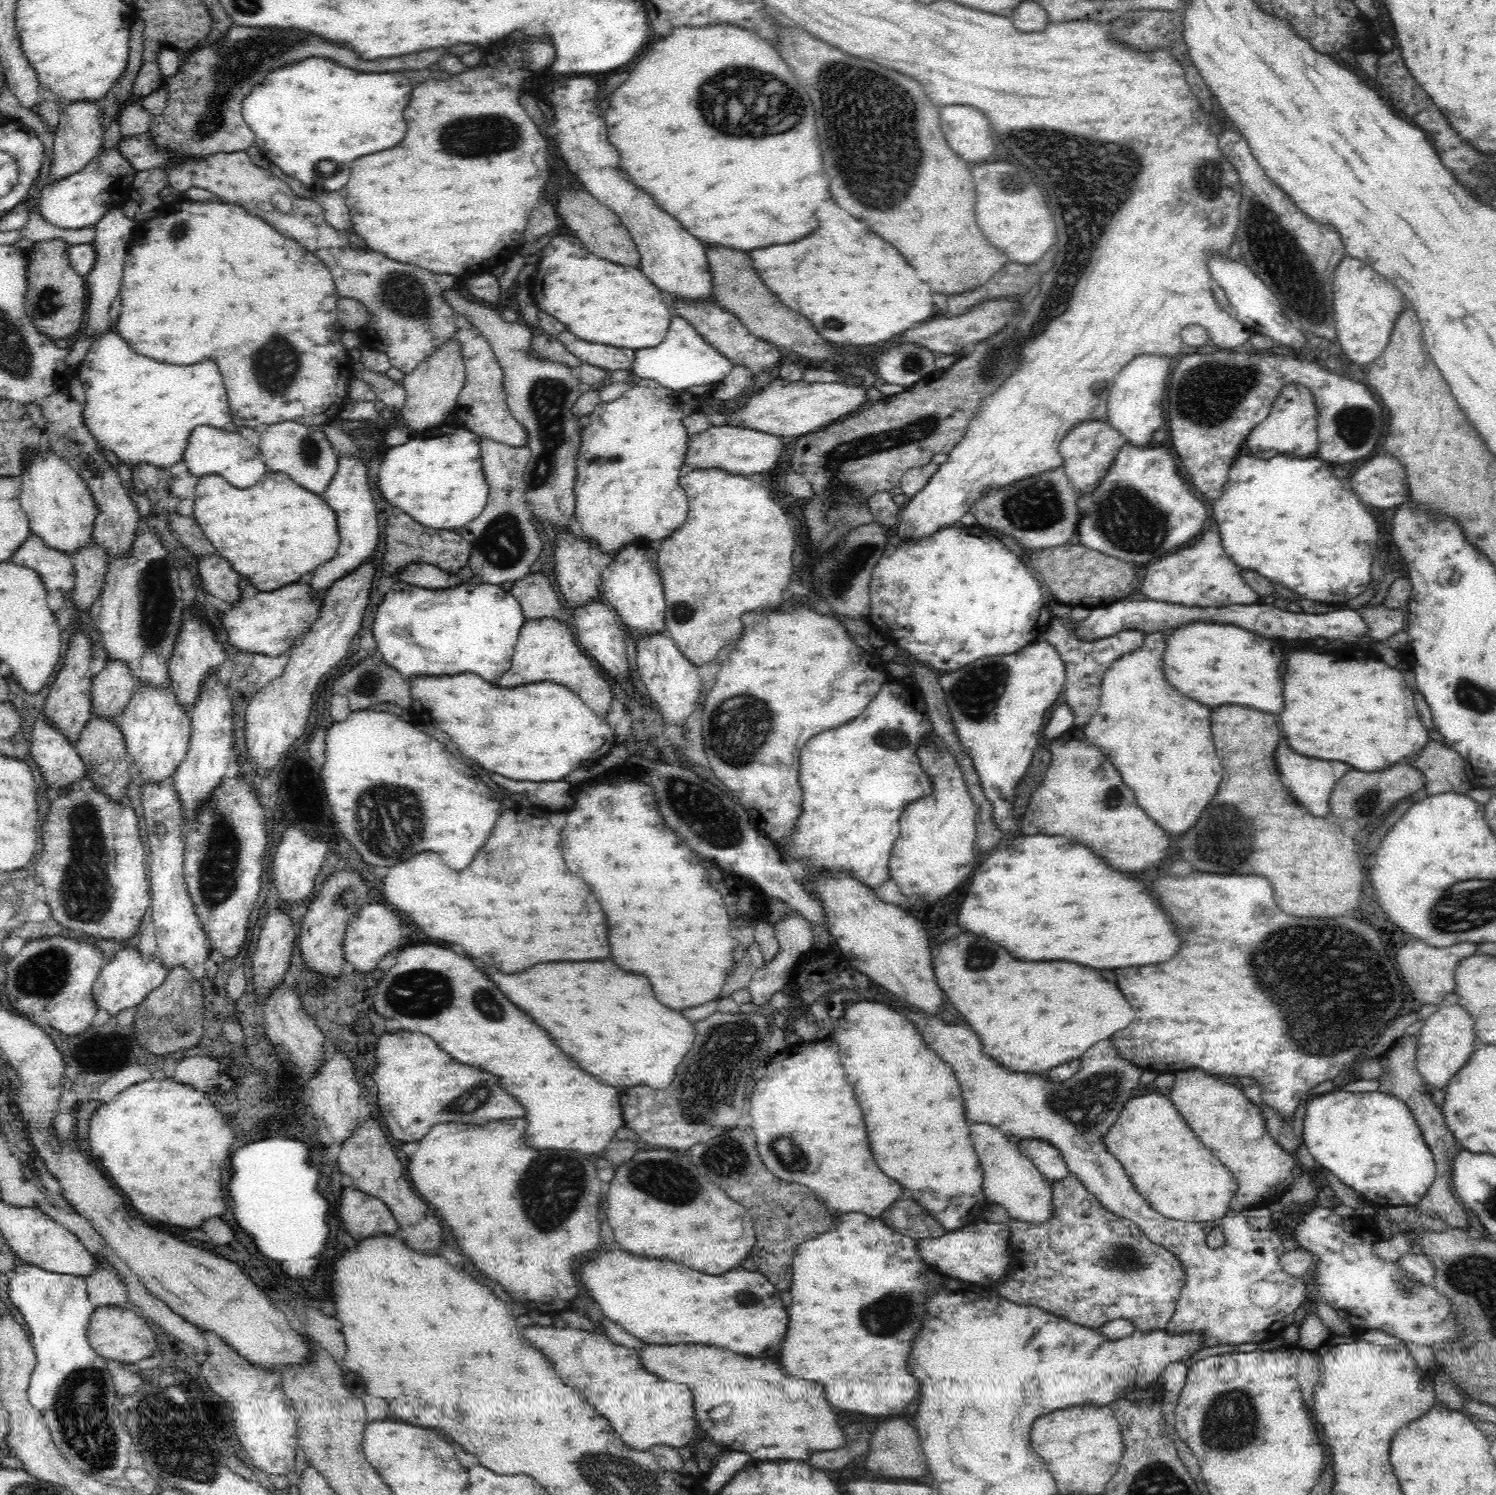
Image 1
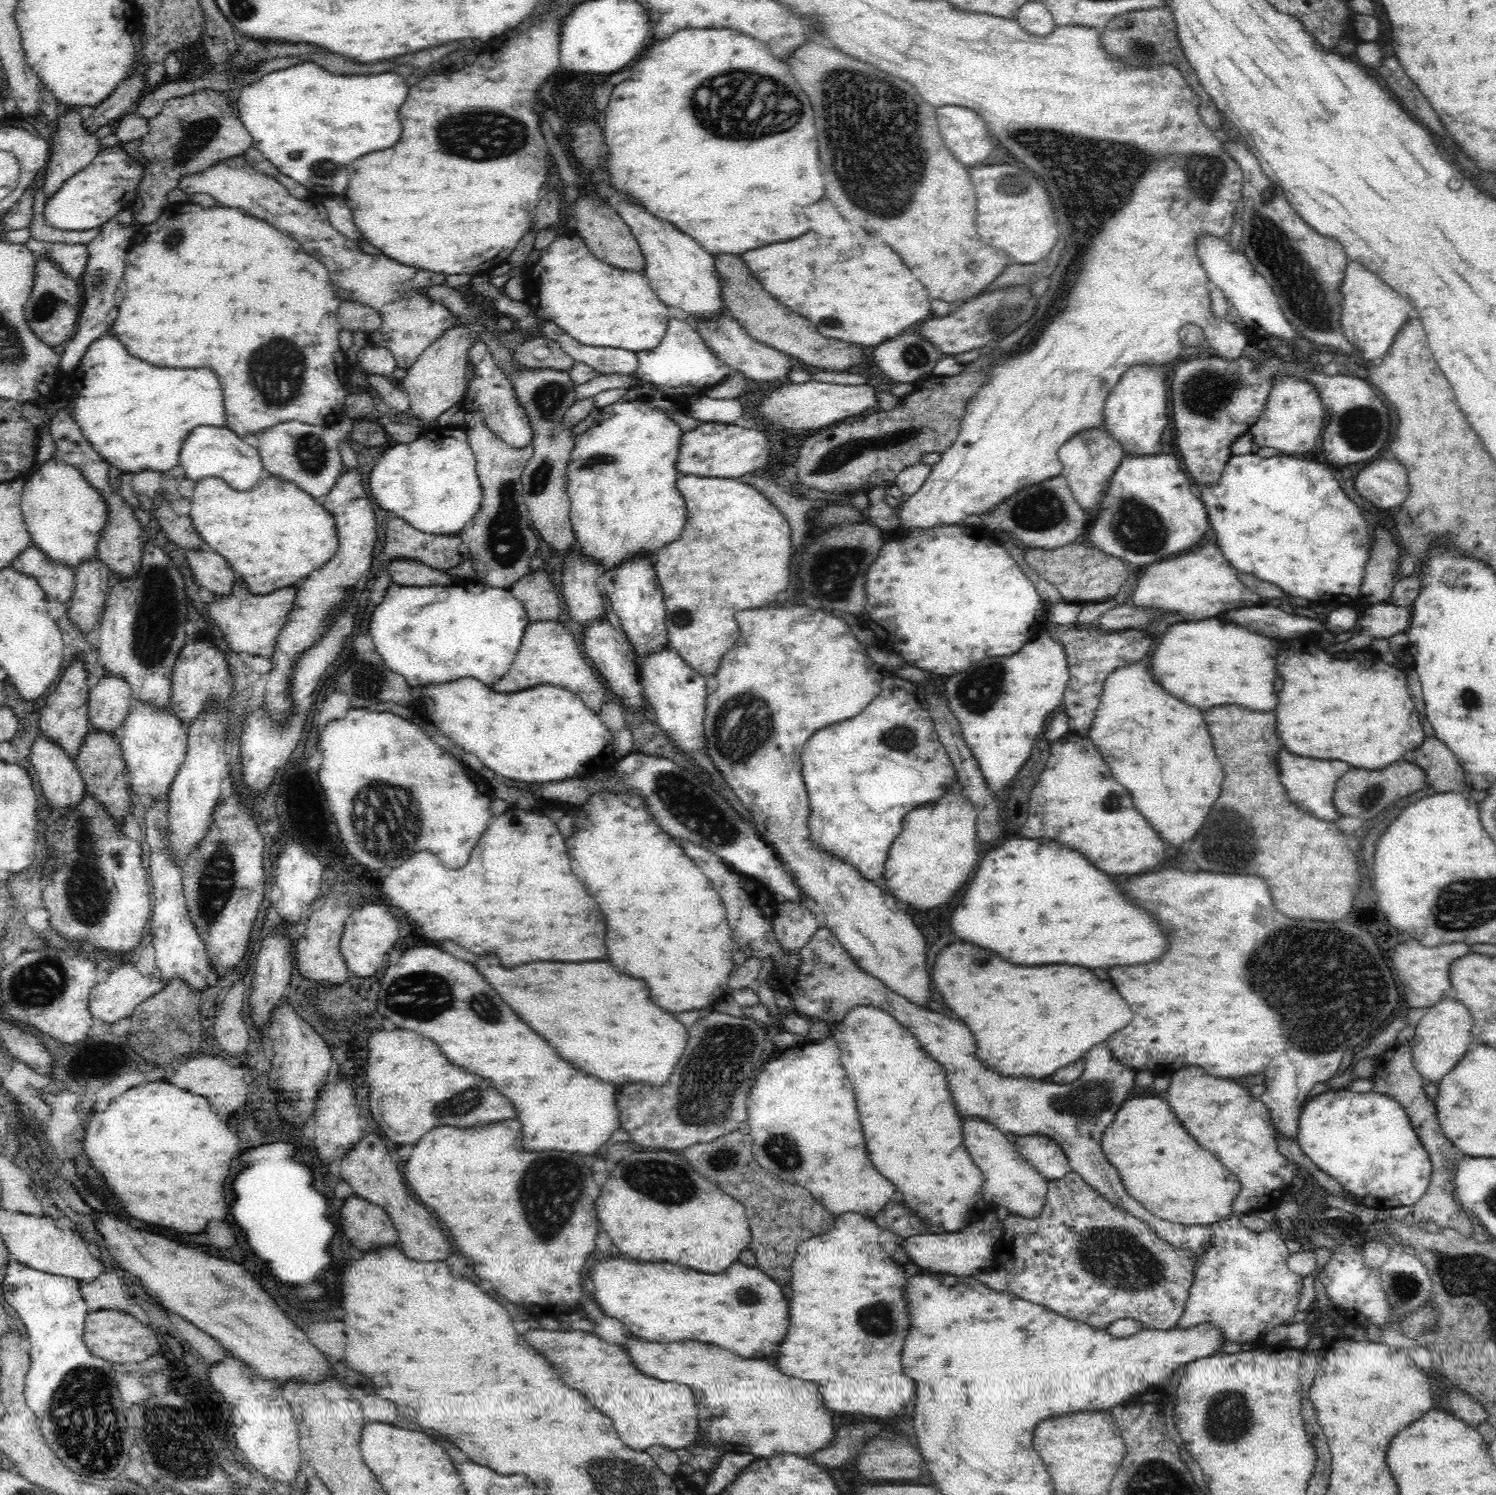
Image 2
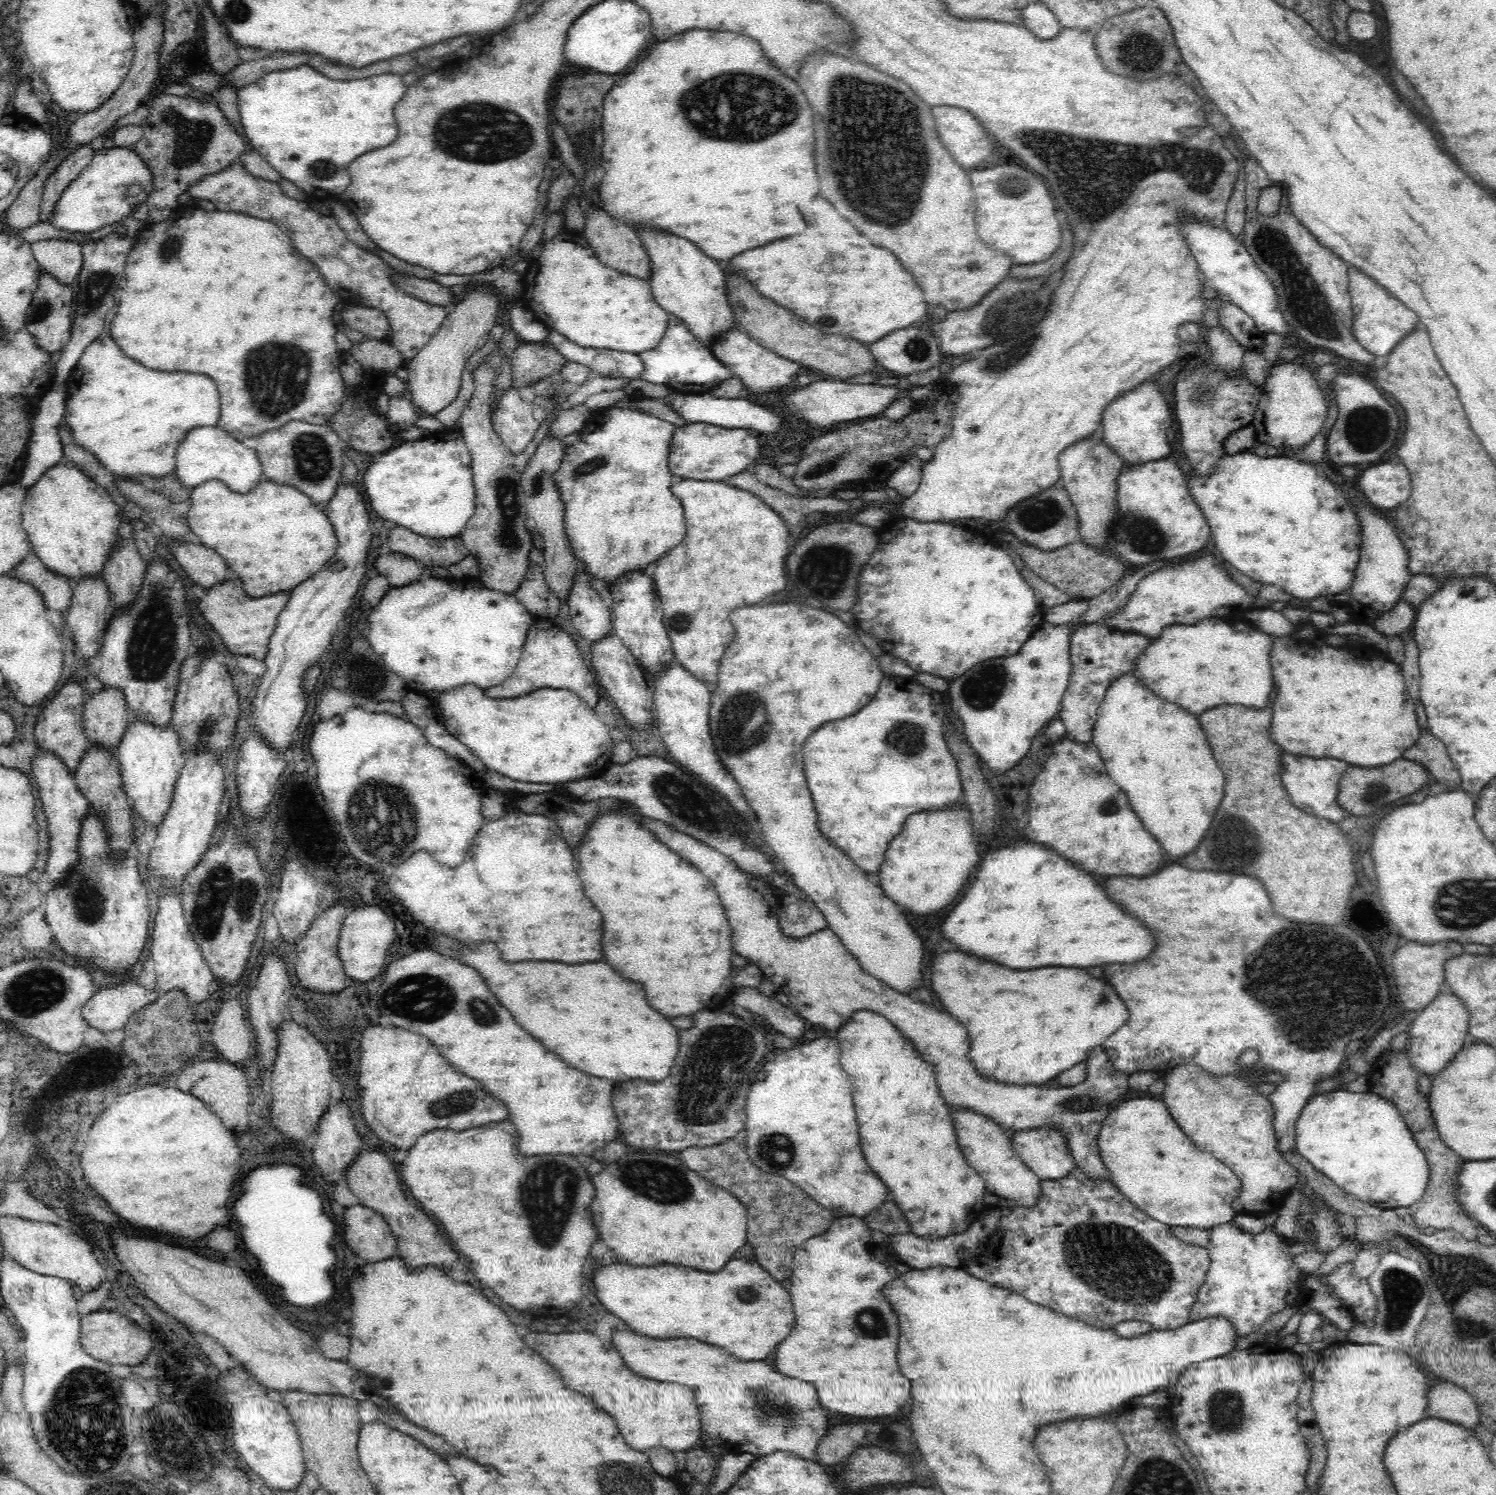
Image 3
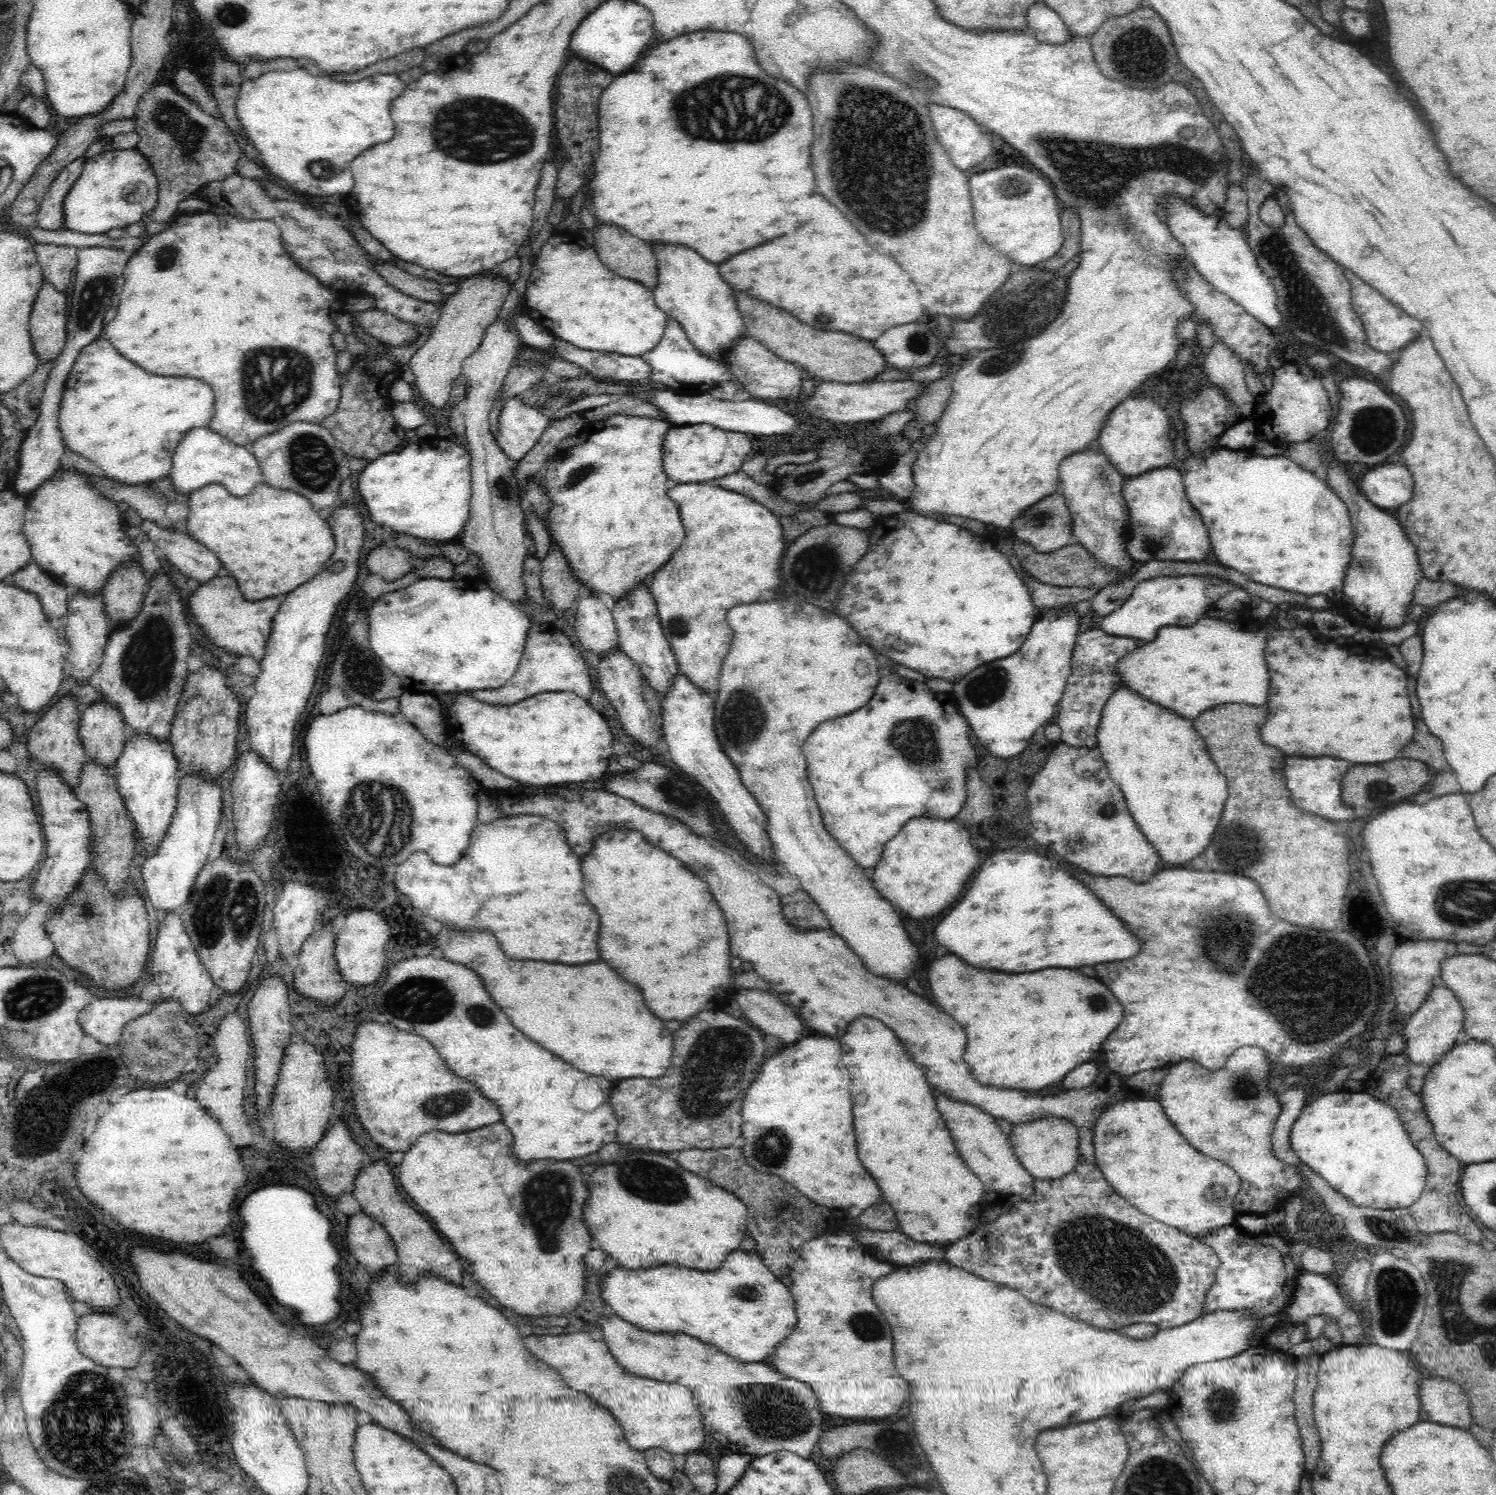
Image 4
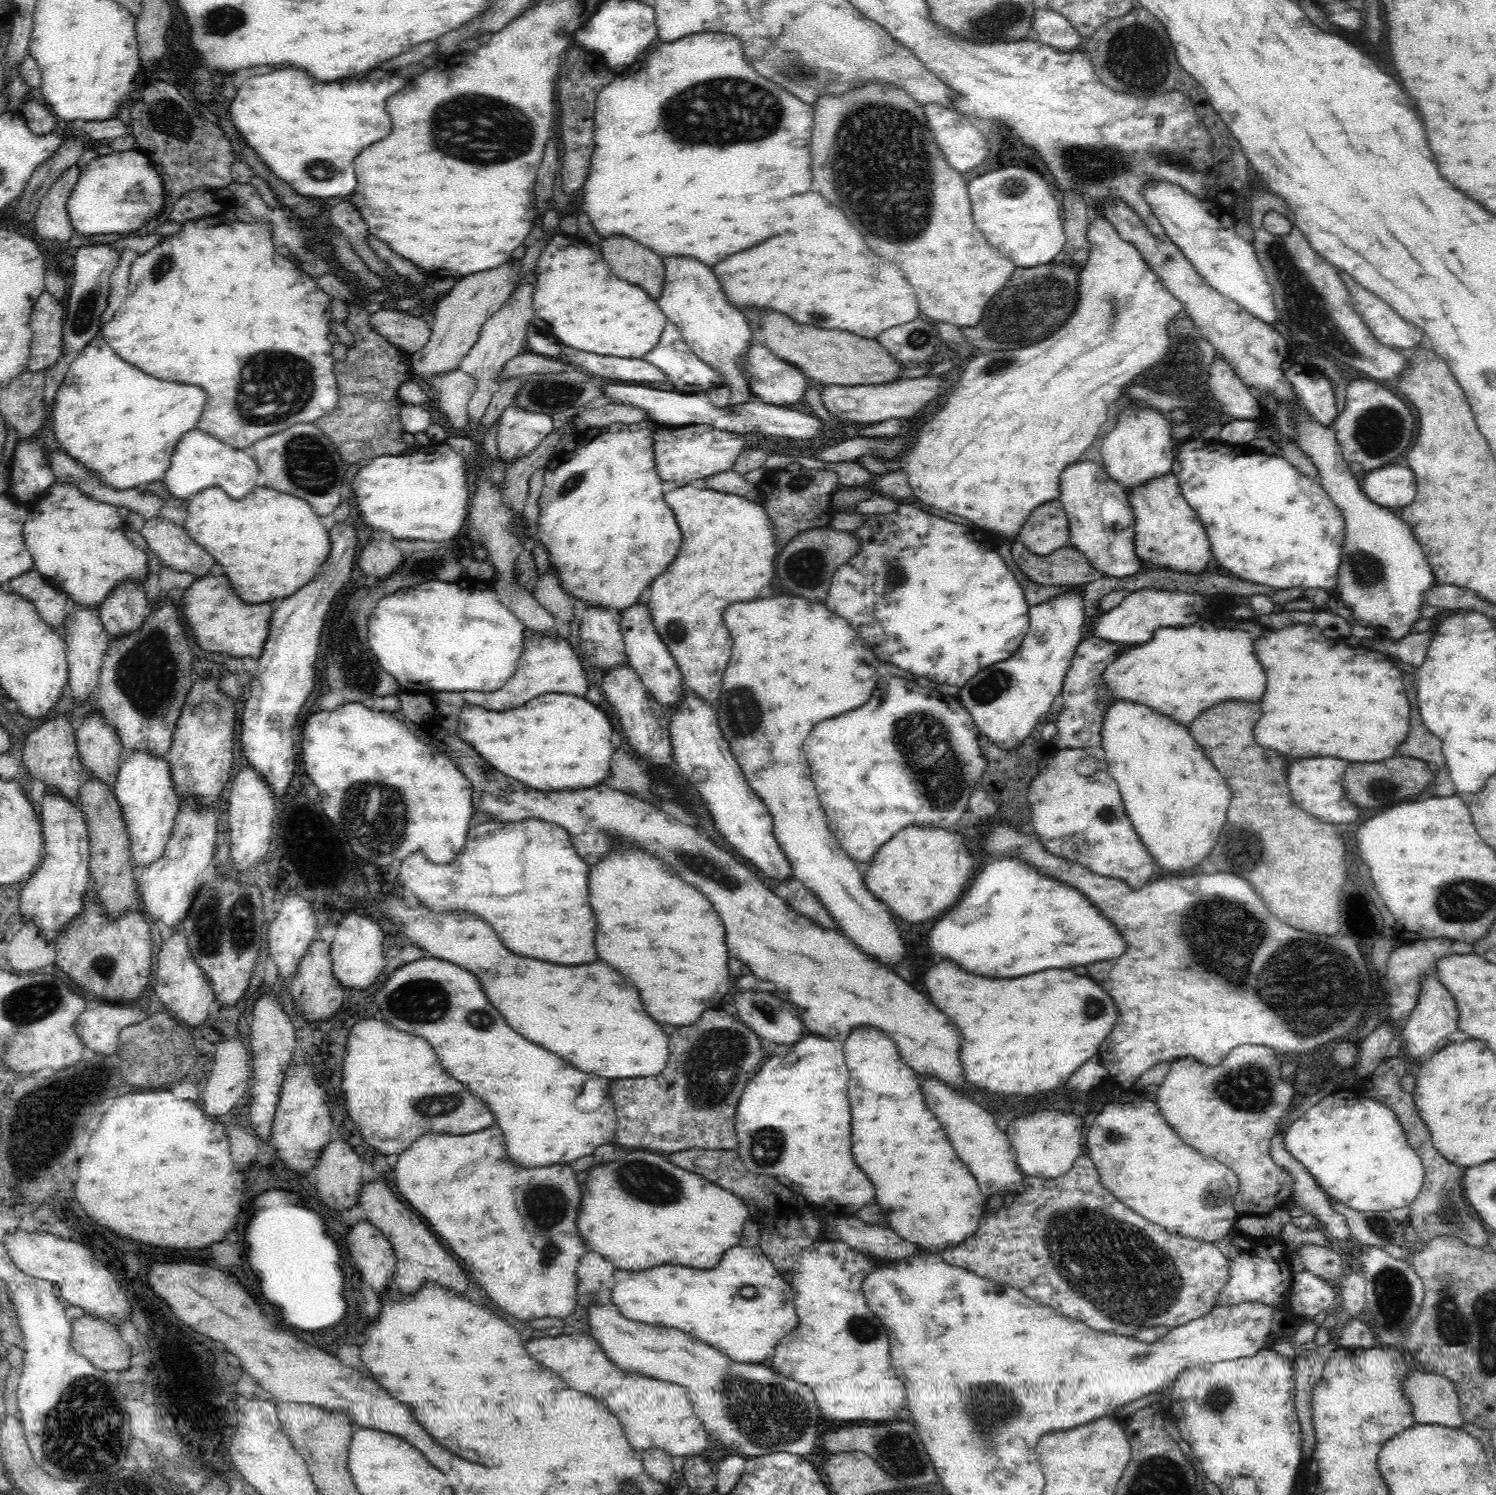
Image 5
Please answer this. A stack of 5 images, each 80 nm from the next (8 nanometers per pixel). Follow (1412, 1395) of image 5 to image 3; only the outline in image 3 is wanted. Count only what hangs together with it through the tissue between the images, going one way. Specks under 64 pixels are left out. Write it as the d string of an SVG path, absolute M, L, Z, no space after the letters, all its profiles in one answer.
M1454 1383L1436 1384L1428 1391L1427 1397L1426 1417L1441 1418L1471 1430L1480 1423L1478 1404Z

